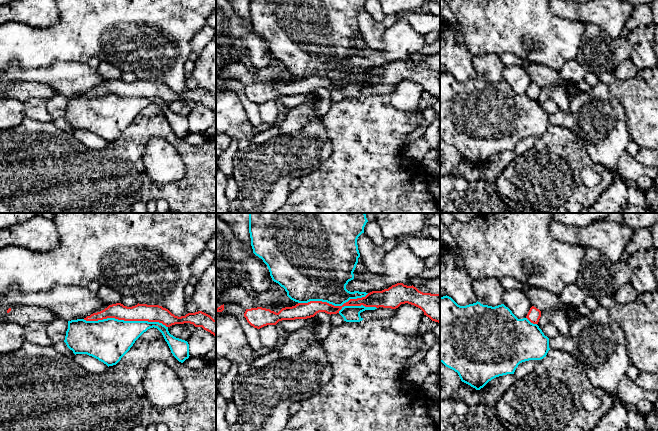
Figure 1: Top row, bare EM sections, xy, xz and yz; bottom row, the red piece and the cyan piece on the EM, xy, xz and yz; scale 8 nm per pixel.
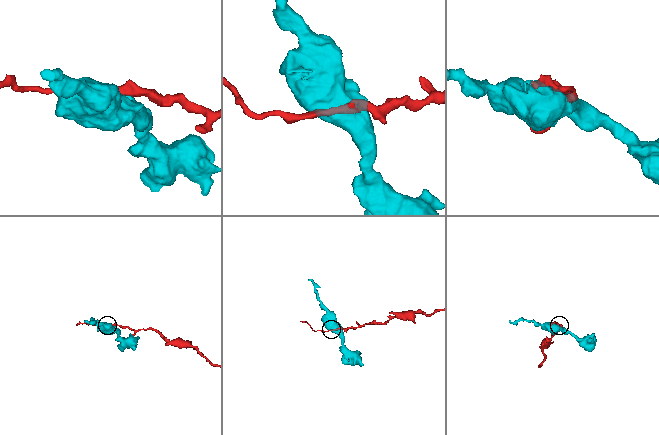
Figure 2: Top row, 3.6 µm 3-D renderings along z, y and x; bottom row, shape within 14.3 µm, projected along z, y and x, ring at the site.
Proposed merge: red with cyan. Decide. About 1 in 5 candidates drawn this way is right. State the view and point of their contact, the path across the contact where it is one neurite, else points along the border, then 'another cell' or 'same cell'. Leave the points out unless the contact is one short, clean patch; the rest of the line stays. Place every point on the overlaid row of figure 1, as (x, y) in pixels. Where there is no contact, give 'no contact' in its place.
contact xz (337, 306); another cell

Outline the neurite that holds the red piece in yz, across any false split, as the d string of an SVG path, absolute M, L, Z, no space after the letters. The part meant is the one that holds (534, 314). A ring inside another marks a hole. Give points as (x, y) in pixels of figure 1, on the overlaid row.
M532 306L526 316L526 318L533 324L538 324L541 317L541 311L536 307Z

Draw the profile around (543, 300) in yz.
M530 287L524 292L527 294L531 305L539 309L541 312L551 312L554 310L562 312L566 315L569 312L576 311L582 315L589 315L592 309L587 307L584 303L576 308L568 308L559 299L559 296L540 288Z

